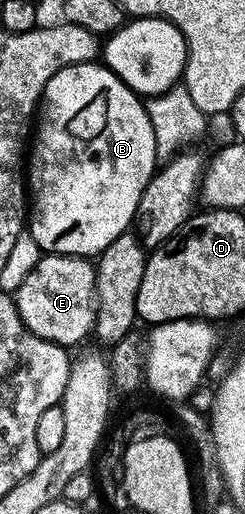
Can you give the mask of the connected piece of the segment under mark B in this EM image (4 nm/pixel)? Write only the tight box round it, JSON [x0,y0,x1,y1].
[29,62,161,257]

